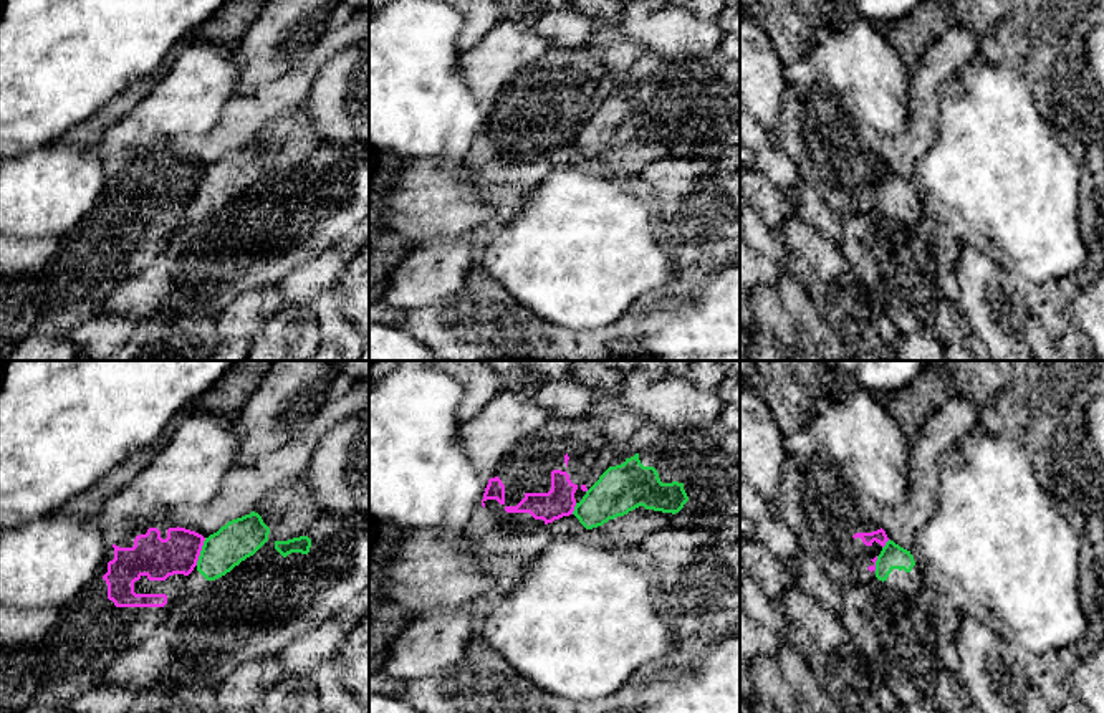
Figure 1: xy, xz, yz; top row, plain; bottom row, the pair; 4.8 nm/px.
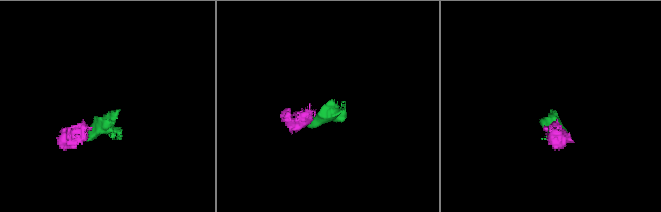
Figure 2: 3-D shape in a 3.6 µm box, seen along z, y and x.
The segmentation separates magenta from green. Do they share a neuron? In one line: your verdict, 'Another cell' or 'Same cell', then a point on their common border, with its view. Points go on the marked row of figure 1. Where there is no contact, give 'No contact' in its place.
Another cell. Touches magenta at xy (201, 550)

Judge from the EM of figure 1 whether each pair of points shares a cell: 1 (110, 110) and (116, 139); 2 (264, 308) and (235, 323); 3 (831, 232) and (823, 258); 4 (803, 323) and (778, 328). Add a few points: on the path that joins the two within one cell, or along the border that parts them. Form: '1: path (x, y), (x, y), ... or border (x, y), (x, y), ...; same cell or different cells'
1: border (141, 100), (90, 146); different cells
2: path (257, 308), (250, 308), (242, 316); same cell
3: border (798, 215), (838, 245); different cells
4: border (777, 290), (801, 343); different cells

